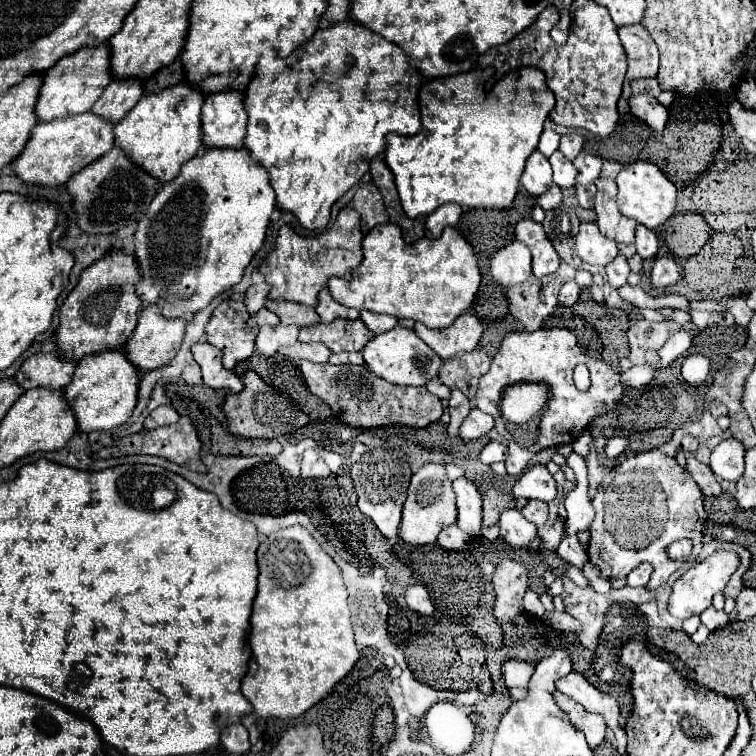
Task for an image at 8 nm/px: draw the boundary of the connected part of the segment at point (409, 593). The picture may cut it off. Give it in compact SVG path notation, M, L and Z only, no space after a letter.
M421 584L409 585L405 589L405 601L407 601L407 607L421 613L421 615L433 615L433 601L427 593L427 589Z

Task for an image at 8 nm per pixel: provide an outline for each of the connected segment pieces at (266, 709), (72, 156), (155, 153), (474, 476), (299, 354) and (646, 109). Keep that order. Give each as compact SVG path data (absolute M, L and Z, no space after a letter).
M295 525L267 535L257 549L257 565L259 583L249 631L253 655L241 681L241 693L254 709L254 716L242 720L249 731L252 753L264 747L255 720L299 717L321 701L359 659L341 571L305 527Z
M93 111L53 121L39 121L31 131L31 139L25 145L25 151L15 159L15 173L25 183L37 183L43 187L55 187L67 183L73 173L81 171L85 165L93 163L109 149L113 149L115 145L113 129L115 123Z
M181 81L161 91L143 95L141 101L117 123L117 147L121 147L137 165L145 167L153 177L169 181L179 167L203 149L201 135L201 103L205 93L199 87Z
M457 459L457 465L465 469L465 477L475 483L477 491L483 497L483 525L491 527L499 521L501 511L505 509L523 509L527 499L513 497L513 481L517 477L505 475L499 477L491 471L489 465L483 465L479 459Z
M295 343L291 347L281 347L279 351L291 359L309 359L313 363L327 363L331 355L323 343Z
M649 93L633 95L629 99L629 107L631 107L631 113L637 119L641 119L643 123L649 125L651 135L657 135L665 129L667 119L669 119L669 111L655 97L651 97Z

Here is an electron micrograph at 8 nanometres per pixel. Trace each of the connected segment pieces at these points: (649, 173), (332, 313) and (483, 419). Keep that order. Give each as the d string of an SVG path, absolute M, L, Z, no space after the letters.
M637 161L627 165L619 175L617 175L617 207L625 217L635 219L637 223L649 227L649 229L657 229L659 225L663 225L673 213L675 213L675 205L677 205L677 189L675 185L659 171L657 165L649 163L649 161Z
M323 289L319 293L319 303L317 303L317 313L321 317L321 323L331 323L337 317L345 317L345 319L359 319L359 311L357 309L349 309L339 305L337 301L333 301L333 297L329 295L327 289Z
M471 409L471 415L463 421L459 429L459 437L469 441L469 439L479 439L487 435L493 429L493 417L483 413L481 409Z

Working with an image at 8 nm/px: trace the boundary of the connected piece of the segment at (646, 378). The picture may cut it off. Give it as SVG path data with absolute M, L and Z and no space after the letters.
M635 365L625 373L621 373L621 381L625 387L643 387L651 381L651 377L653 377L653 371L647 365Z

